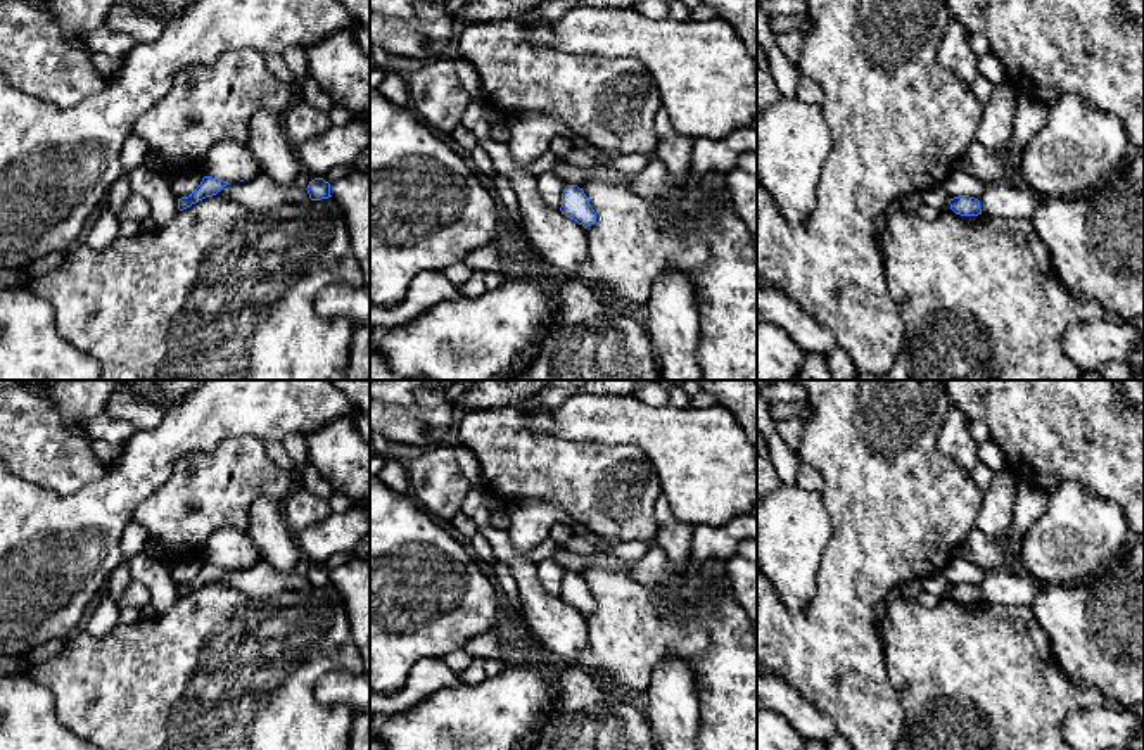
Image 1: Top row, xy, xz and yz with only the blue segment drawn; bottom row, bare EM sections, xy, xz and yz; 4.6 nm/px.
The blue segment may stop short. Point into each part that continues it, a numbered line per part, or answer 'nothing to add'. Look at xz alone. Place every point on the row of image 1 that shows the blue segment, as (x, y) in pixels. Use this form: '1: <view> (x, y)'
nothing to add

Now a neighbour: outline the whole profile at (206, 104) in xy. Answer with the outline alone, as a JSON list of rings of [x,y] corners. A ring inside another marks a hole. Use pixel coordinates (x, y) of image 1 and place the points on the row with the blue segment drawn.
[[[240,48],[225,52],[214,64],[190,66],[175,76],[169,92],[138,121],[137,133],[166,176],[199,169],[207,150],[219,140],[245,143],[251,119],[261,109],[285,114],[292,105],[292,86],[280,81],[266,66],[263,54]]]

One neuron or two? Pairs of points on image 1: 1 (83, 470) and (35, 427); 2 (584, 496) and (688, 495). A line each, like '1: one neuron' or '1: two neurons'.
1: one neuron
2: two neurons

